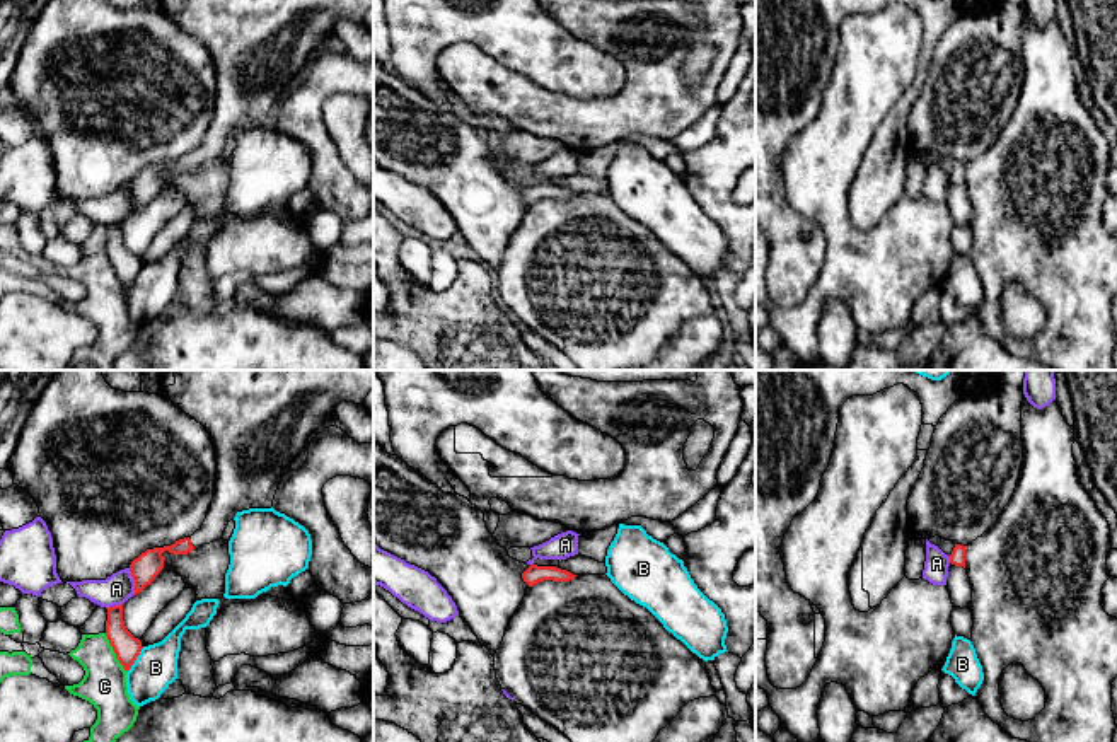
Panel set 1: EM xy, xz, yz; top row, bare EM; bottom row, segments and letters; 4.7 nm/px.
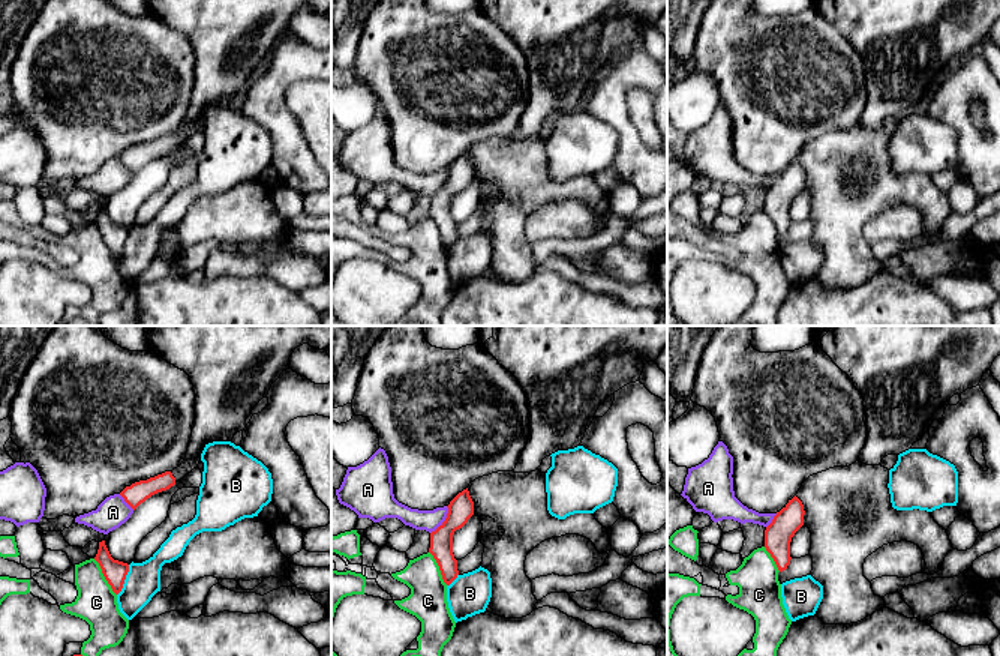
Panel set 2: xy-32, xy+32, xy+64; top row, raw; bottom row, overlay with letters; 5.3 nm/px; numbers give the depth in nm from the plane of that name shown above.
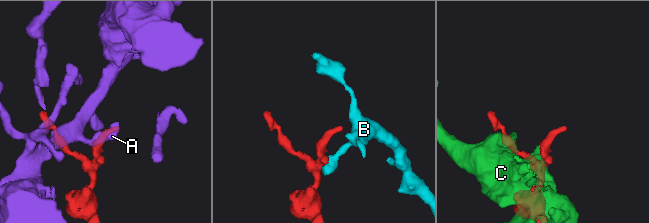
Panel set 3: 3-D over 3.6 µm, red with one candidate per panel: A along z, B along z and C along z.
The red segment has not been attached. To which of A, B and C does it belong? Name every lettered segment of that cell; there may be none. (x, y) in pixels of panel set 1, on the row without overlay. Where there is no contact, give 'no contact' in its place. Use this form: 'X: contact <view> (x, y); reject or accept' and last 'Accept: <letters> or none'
A: contact xy (135, 200); reject
B: contact xy (135, 277); reject
C: contact xy (115, 270); reject
Accept: none

